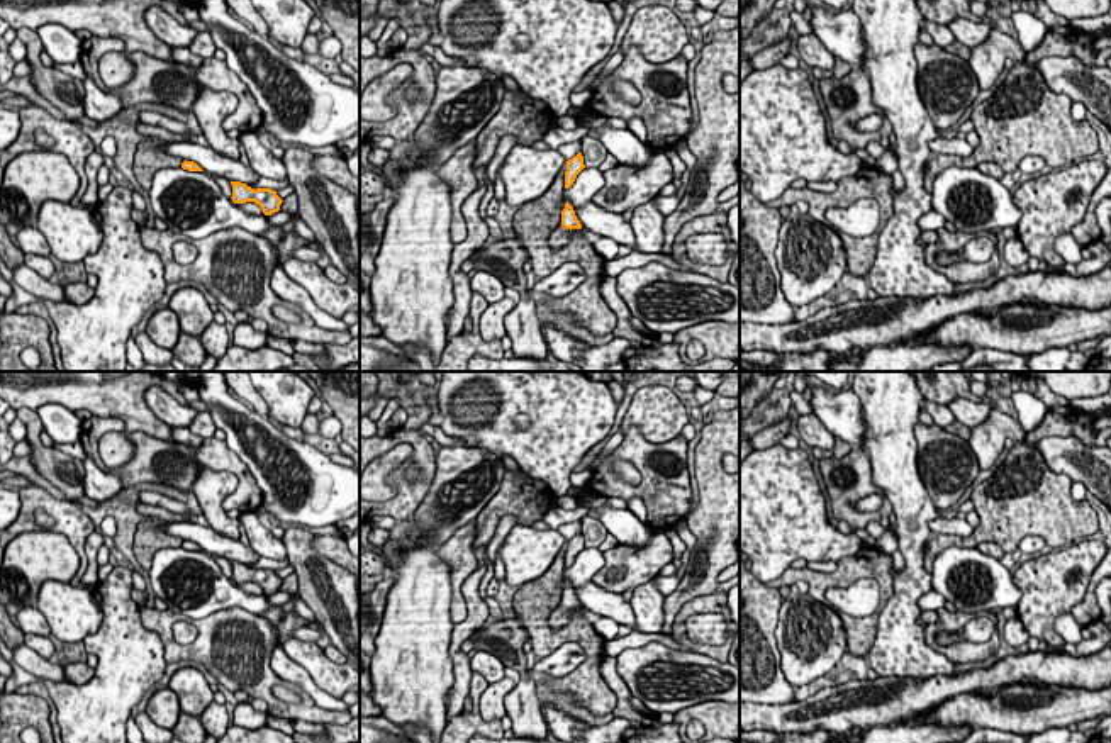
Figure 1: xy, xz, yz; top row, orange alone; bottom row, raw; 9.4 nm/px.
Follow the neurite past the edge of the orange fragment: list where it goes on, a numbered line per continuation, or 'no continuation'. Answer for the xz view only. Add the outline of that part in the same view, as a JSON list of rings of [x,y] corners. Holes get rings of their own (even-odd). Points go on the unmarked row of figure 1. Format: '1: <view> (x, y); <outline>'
1: xz (560, 616); [[[558,607],[551,616],[550,616],[550,628],[551,629],[560,629],[570,621],[570,609]]]

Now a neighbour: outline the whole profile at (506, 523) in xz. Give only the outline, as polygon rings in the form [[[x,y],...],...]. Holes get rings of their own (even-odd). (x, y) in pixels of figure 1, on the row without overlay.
[[[504,516],[495,529],[495,534],[492,538],[492,541],[487,545],[487,556],[492,563],[495,563],[495,555],[499,551],[499,548],[502,546],[505,536],[509,534],[509,531],[517,524],[516,516]]]

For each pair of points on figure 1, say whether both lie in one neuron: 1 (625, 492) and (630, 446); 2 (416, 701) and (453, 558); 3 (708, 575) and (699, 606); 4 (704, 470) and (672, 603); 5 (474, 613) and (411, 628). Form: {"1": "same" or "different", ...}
{"1": "same", "2": "different", "3": "different", "4": "same", "5": "different"}

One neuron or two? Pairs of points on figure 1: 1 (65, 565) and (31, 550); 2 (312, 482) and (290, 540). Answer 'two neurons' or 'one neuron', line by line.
1: one neuron
2: two neurons

